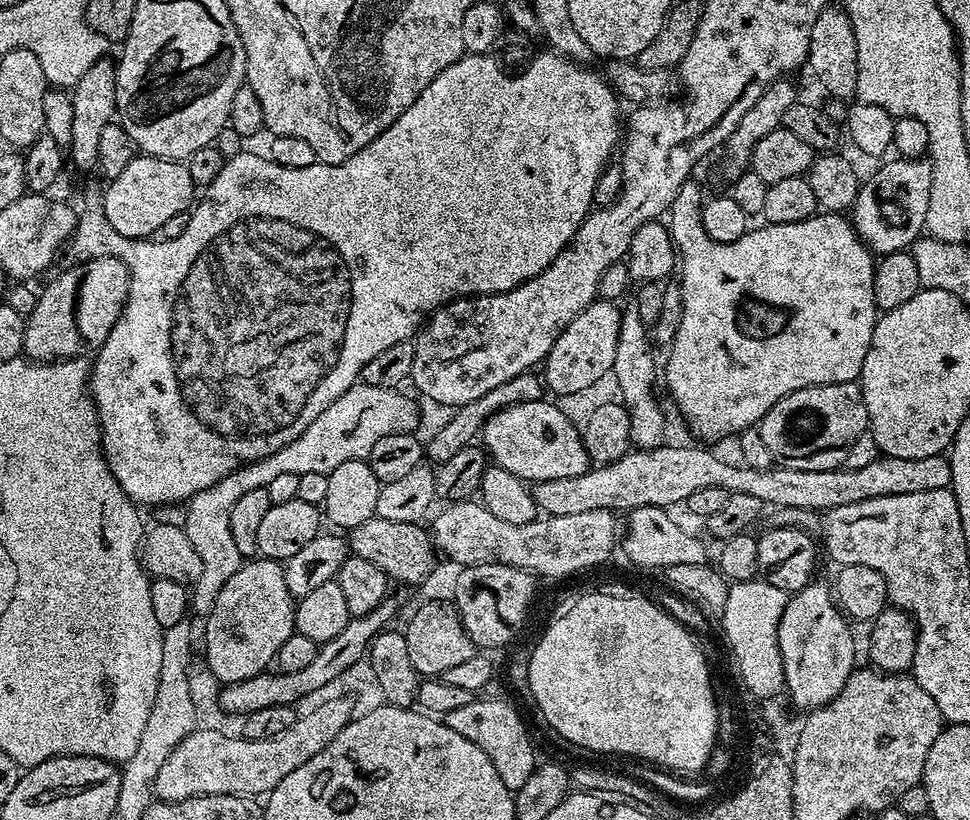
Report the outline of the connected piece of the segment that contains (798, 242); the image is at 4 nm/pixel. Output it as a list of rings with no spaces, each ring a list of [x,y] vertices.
[[[690,178],[683,184],[678,190],[678,198],[674,198],[672,207],[670,209],[670,215],[667,217],[666,223],[668,225],[668,231],[672,234],[672,240],[676,244],[676,250],[679,259],[682,263],[678,268],[678,277],[680,276],[682,282],[680,282],[680,289],[683,294],[682,304],[682,322],[678,322],[678,330],[674,334],[668,352],[668,365],[663,365],[662,368],[662,380],[668,383],[668,392],[672,395],[672,400],[676,403],[678,411],[684,415],[684,420],[701,436],[704,440],[720,440],[723,436],[735,437],[737,434],[744,432],[747,428],[759,425],[760,420],[773,406],[775,406],[779,400],[786,398],[786,394],[790,394],[794,390],[802,390],[803,388],[809,388],[810,386],[818,386],[819,384],[851,384],[857,379],[862,370],[862,362],[866,362],[866,350],[870,350],[870,338],[874,334],[874,326],[878,319],[878,309],[874,302],[874,270],[876,269],[876,260],[874,254],[860,239],[856,229],[852,227],[851,219],[847,215],[837,214],[834,212],[821,211],[815,216],[806,218],[802,222],[786,222],[785,224],[769,224],[765,223],[764,228],[753,227],[751,230],[745,232],[742,238],[738,238],[734,242],[714,242],[714,238],[710,238],[710,234],[706,234],[706,226],[702,226],[702,205],[706,199],[706,193],[700,189],[700,184],[696,181],[696,178]]]

